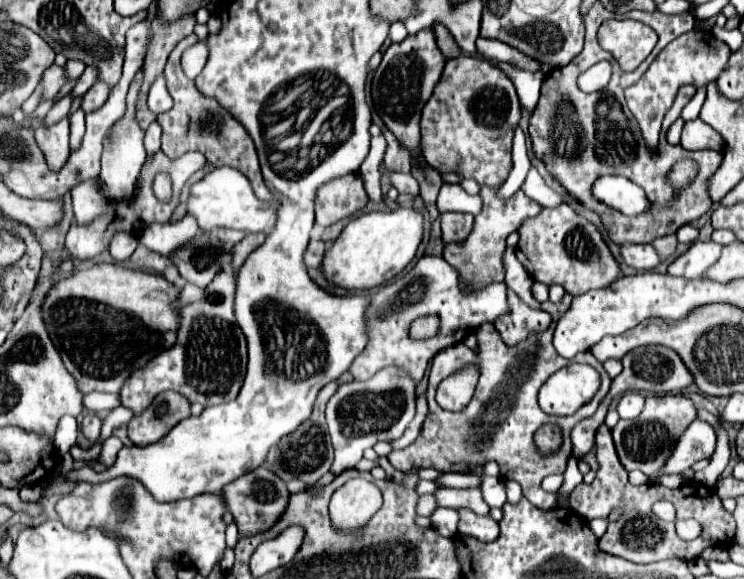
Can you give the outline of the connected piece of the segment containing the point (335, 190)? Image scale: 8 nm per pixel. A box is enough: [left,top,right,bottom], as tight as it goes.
[315,173,369,227]

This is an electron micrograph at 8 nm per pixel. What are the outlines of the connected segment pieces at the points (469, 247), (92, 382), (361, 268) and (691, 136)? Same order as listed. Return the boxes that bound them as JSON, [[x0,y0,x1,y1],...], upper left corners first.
[[443,187,543,290],[43,263,181,395],[321,207,423,291],[681,118,723,151]]

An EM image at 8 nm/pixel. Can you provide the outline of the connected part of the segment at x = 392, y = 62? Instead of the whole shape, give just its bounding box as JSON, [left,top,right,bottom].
[371,29,445,171]

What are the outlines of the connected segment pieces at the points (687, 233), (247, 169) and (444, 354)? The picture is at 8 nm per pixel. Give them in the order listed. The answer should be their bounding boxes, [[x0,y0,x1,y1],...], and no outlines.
[[677,225,699,243],[157,35,271,199],[389,323,609,510]]

